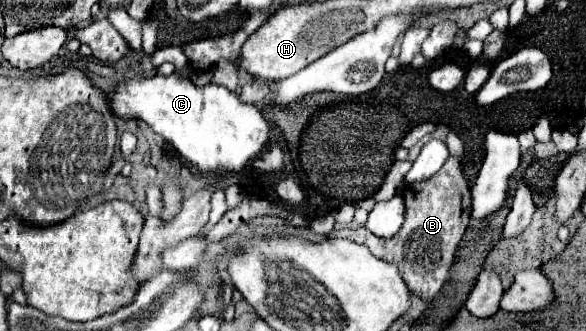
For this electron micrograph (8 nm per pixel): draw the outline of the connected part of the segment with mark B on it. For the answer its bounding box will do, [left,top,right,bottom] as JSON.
[325,157,471,301]

